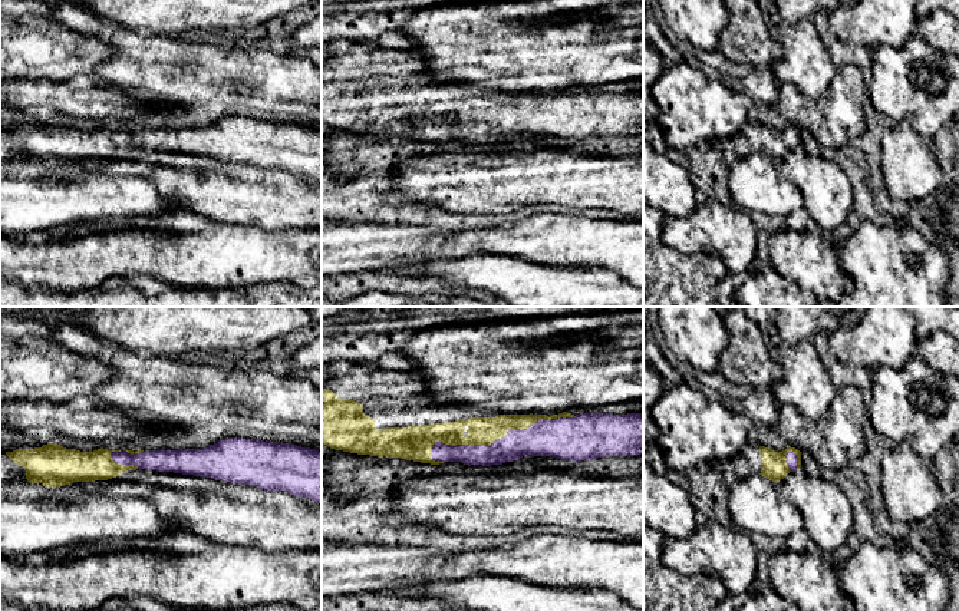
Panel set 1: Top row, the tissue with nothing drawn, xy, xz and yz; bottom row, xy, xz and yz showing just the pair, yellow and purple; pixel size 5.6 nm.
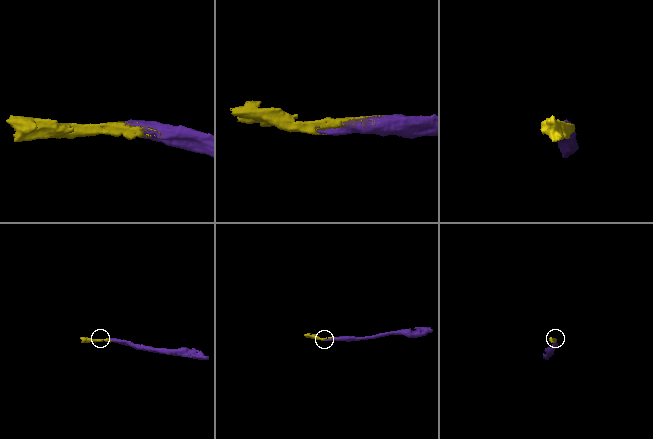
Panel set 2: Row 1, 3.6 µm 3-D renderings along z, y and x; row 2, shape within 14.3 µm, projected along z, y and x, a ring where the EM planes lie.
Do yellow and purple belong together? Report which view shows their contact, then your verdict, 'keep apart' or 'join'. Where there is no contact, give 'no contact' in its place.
contact in xz; join

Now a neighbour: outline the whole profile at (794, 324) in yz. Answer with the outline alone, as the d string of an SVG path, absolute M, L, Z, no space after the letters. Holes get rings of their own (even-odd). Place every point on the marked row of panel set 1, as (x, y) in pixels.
M778 307L775 326L781 341L795 346L818 334L830 336L859 324L867 307Z

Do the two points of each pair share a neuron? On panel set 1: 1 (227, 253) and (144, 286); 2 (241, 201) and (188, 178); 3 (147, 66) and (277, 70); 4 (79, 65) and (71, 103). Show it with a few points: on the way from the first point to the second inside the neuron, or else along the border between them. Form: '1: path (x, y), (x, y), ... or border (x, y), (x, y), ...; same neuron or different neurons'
1: border (125, 274), (148, 274), (175, 286), (191, 287); different neurons
2: path (228, 192), (201, 185); same neuron
3: path (180, 62), (188, 60), (244, 68); same neuron
4: border (94, 73), (62, 81), (43, 81); different neurons

